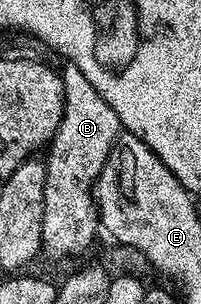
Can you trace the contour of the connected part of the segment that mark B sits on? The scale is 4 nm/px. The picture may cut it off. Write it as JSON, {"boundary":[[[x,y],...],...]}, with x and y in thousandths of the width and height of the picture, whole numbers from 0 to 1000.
{"boundary":[[[358,283],[323,293],[323,345],[308,362],[303,418],[234,477],[244,526],[219,549],[224,648],[209,664],[209,832],[303,855],[363,842],[433,813],[463,773],[493,763],[483,674],[438,632],[443,579],[498,572],[502,549],[552,480],[607,431],[572,362],[468,289],[428,286],[423,316]]]}

